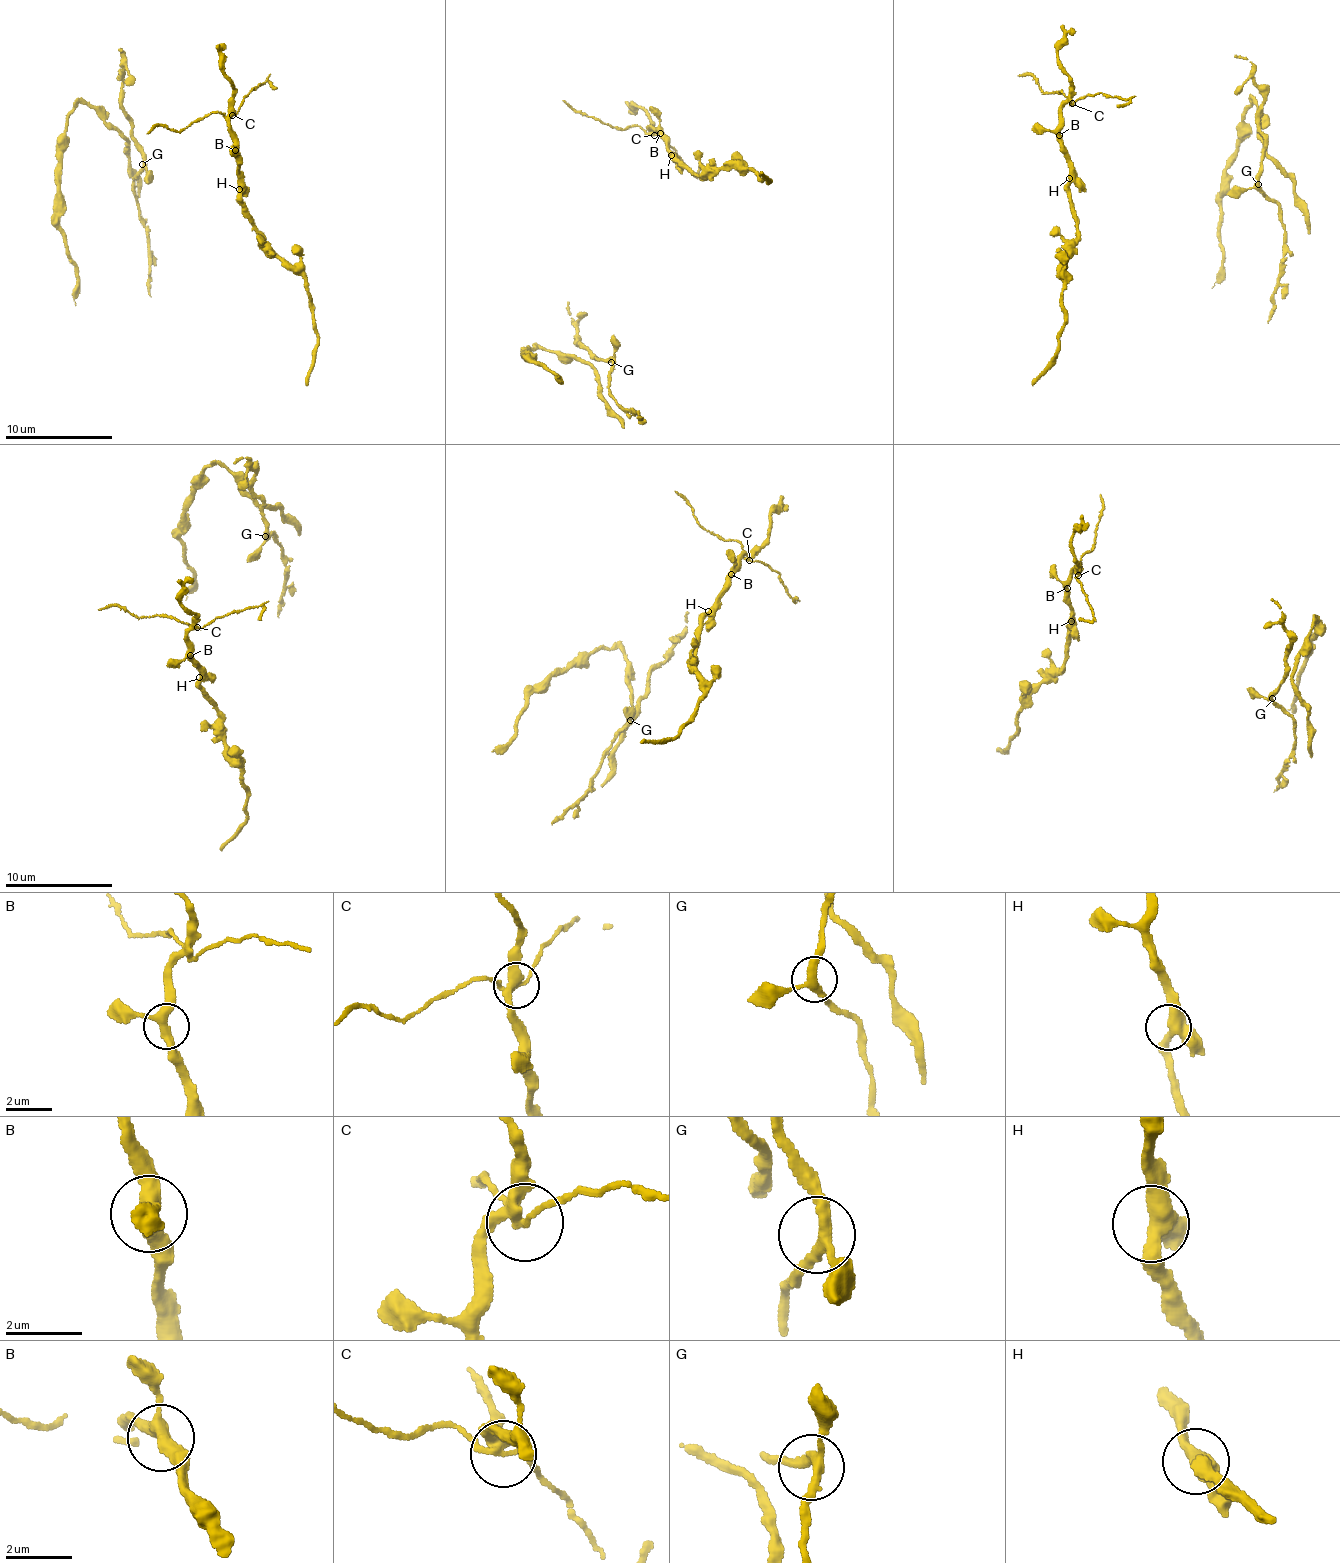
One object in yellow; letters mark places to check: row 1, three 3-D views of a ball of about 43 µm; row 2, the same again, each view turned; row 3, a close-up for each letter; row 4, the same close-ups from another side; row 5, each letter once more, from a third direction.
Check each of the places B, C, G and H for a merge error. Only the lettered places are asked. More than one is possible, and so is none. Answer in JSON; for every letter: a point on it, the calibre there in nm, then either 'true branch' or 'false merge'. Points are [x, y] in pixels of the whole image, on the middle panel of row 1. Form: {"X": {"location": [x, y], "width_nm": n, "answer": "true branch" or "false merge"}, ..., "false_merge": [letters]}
{"B": {"location": [660, 133], "width_nm": 340, "answer": "true branch"}, "C": {"location": [654, 135], "width_nm": 260, "answer": "false merge"}, "G": {"location": [611, 362], "width_nm": 280, "answer": "true branch"}, "H": {"location": [671, 155], "width_nm": 400, "answer": "true branch"}, "false_merge": ["C"]}

